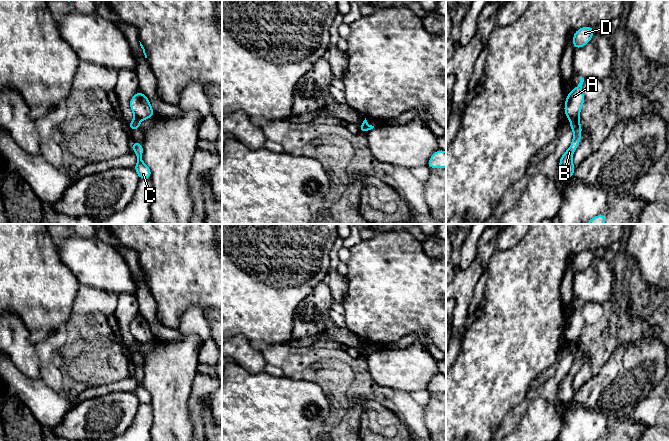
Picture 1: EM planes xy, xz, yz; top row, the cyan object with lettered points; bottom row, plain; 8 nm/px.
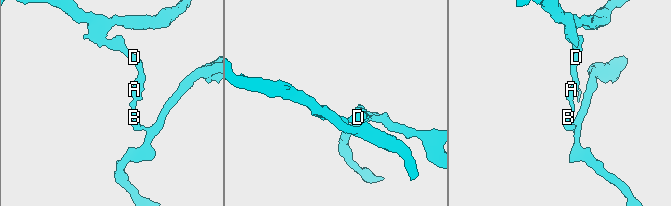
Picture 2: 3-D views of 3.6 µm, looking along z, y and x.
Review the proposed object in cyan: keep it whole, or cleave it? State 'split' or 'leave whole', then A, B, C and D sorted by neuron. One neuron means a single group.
split | A D / B C

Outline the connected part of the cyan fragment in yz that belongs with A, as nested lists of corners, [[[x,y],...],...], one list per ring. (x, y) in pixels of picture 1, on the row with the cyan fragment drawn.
[[[580,78],[580,83],[567,95],[564,107],[564,113],[569,118],[579,119],[580,110],[585,101],[582,91],[584,78]]]

